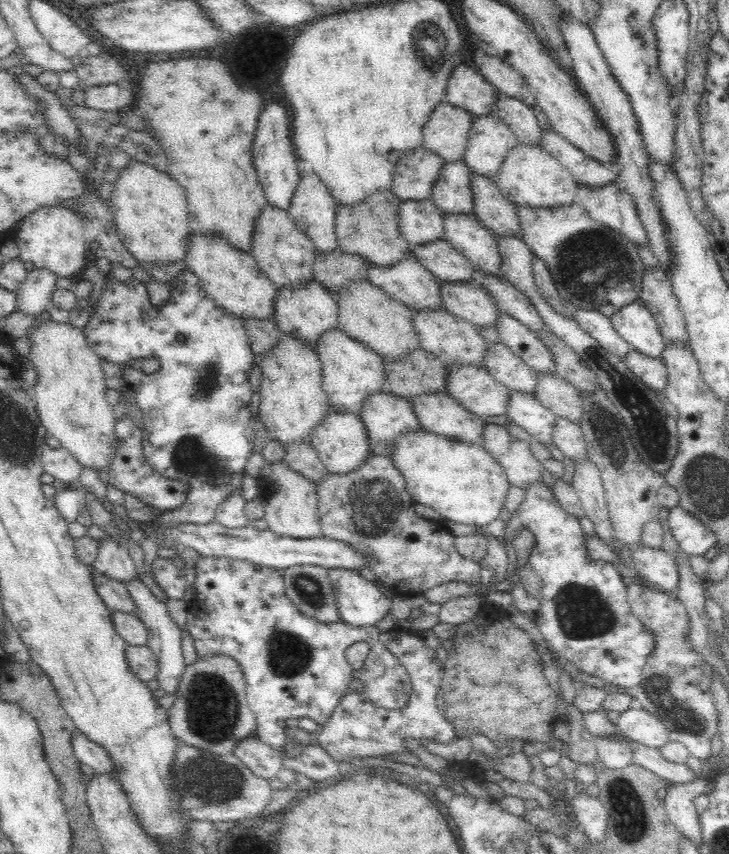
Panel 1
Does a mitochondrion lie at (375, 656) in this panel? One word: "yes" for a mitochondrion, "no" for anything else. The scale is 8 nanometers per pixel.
no

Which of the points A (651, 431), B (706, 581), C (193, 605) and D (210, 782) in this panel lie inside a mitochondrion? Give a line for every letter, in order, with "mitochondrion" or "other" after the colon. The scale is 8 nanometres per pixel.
A: mitochondrion
B: other
C: other
D: mitochondrion

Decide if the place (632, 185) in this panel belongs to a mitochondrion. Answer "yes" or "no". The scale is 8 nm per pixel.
no

